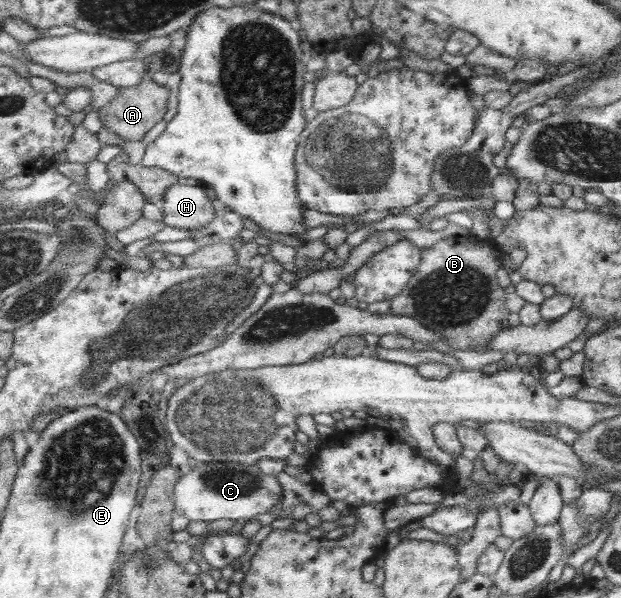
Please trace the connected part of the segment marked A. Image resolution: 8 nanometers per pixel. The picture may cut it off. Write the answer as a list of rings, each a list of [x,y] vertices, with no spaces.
[[[148,70],[141,83],[132,88],[118,88],[118,96],[112,104],[104,105],[97,111],[99,119],[105,129],[117,134],[124,141],[143,141],[145,134],[163,120],[167,114],[167,101],[169,100],[169,88],[159,85],[152,78],[152,71]]]

